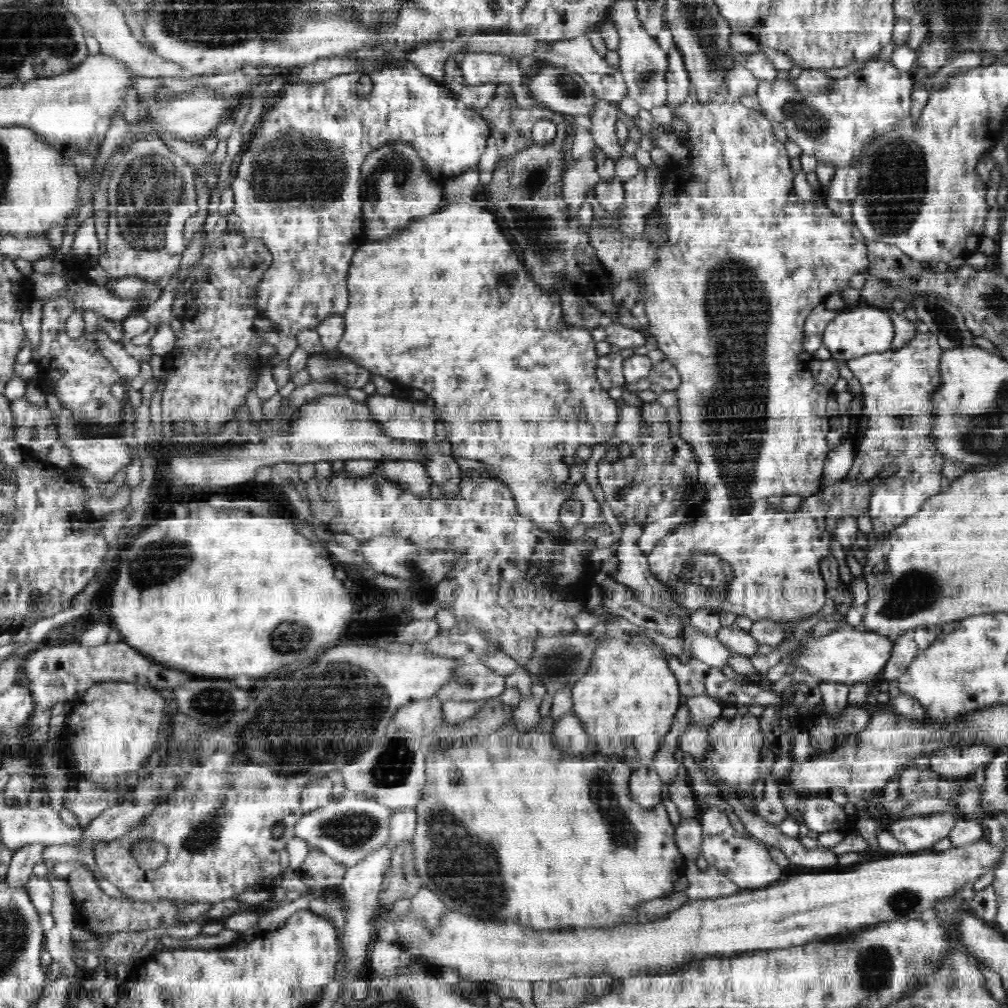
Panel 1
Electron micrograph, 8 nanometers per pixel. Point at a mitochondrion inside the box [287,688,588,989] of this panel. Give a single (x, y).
(465, 867)

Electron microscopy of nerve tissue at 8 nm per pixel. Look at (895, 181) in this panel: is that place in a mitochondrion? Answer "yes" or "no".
yes

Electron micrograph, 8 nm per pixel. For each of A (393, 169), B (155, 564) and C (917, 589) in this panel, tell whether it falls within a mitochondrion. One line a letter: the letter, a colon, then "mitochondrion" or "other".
A: mitochondrion
B: mitochondrion
C: mitochondrion

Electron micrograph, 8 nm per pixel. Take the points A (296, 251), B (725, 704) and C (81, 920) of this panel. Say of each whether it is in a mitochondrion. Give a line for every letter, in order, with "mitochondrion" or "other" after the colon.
A: other
B: other
C: other

